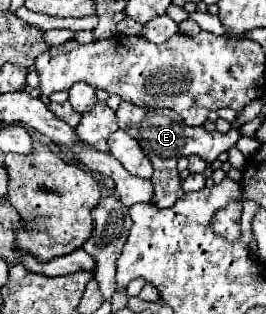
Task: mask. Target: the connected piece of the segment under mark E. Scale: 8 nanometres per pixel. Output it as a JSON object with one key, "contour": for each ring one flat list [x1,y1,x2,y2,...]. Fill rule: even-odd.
{"contour":[[130,102,120,104,120,108,116,110,116,118,118,118,118,126,124,132,132,134,140,142,142,150,148,154,148,158,154,164,154,174,152,174,154,198,152,198,152,204,156,204,158,208,174,206,176,200,180,200,184,196,180,172,176,168,178,158,198,154,204,160,216,160,222,152,226,152,230,146,234,146,242,138,240,124,232,126,228,132,212,132,210,134,202,126,196,126,196,128,186,126,174,110,148,110,148,108,138,108]]}

